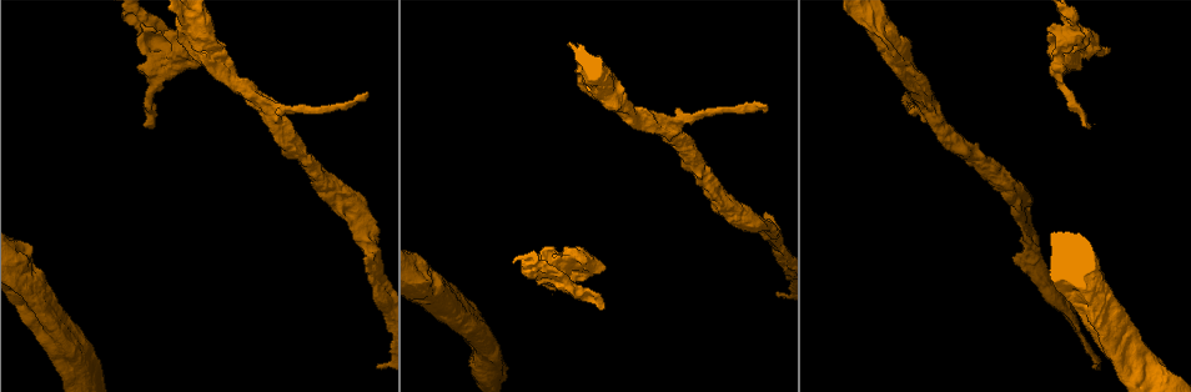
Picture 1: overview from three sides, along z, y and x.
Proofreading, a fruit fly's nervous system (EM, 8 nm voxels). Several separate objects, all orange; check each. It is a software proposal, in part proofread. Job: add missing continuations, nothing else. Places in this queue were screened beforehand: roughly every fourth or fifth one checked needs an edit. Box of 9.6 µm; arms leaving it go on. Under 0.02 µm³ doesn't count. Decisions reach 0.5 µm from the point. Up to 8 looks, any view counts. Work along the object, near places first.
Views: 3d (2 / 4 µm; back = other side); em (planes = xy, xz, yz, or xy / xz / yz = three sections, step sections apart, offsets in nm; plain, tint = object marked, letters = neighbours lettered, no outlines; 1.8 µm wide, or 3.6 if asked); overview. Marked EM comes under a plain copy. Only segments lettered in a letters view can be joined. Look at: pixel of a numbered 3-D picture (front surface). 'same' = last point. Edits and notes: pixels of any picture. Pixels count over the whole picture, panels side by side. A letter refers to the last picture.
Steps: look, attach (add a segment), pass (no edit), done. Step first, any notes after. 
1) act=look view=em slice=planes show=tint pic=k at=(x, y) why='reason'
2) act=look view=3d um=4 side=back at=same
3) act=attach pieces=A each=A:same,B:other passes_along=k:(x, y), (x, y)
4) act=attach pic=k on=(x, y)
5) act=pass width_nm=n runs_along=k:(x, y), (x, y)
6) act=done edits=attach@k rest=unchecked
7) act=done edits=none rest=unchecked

act=look view=em slice=xy step=16 show=tint pic=1 at=(377, 367) why='free end'

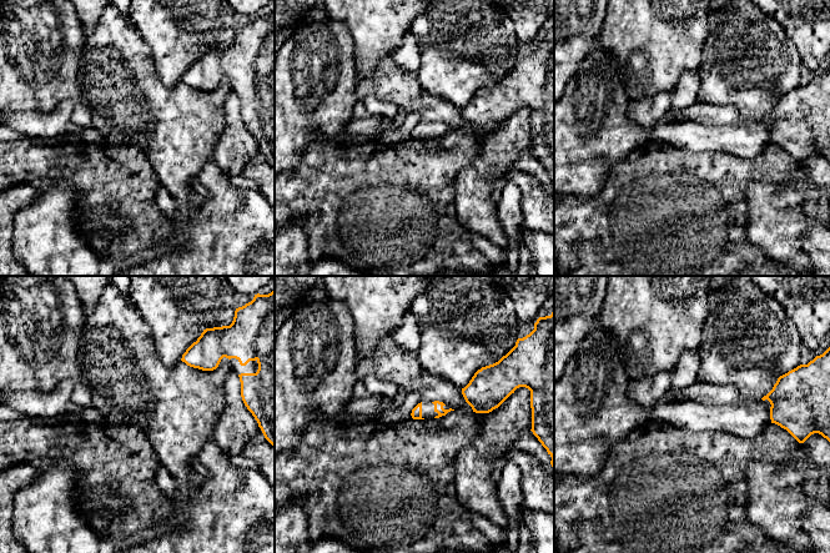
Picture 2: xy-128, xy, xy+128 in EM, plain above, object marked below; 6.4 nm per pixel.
act=look view=em slice=planes show=letters at=same

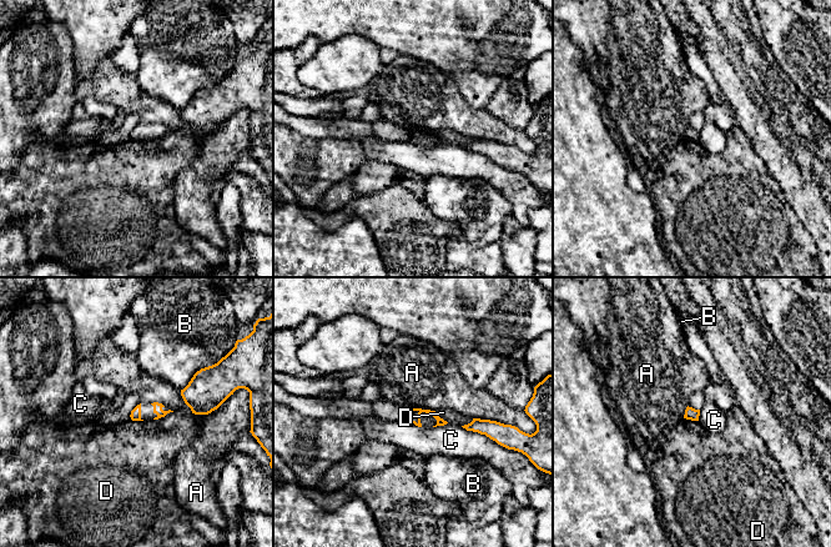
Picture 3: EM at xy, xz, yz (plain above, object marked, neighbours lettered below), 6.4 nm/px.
act=pass each=A:other,B:other,C:other,D:other found='no lettered segment goes on from it'

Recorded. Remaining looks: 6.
act=look view=em slice=planes show=letters pic=1 at=(768, 107) why='tapers out'

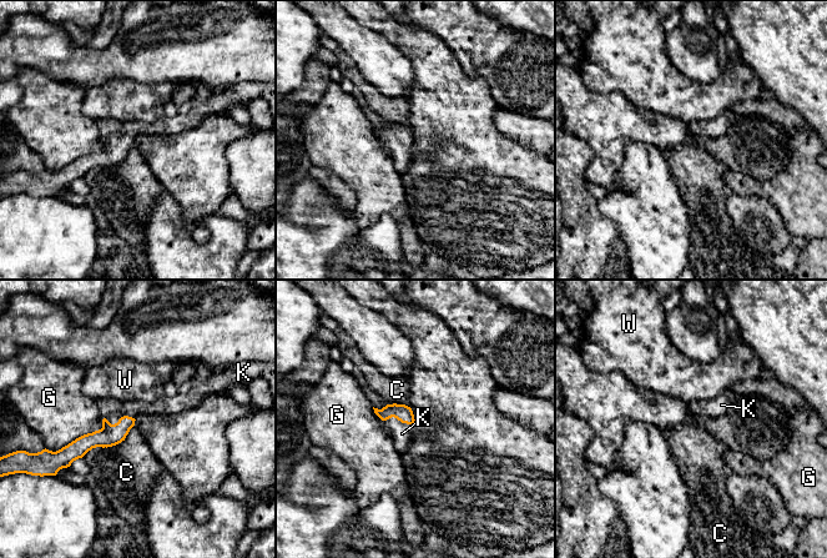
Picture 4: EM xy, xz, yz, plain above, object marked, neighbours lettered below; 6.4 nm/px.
act=attach pieces=K each=C:other,G:other,K:same,W:other passes_along=4:(110, 435), (119, 420), (132, 408) found='it goes on there'

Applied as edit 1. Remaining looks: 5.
act=look view=overview why='see it whole again'

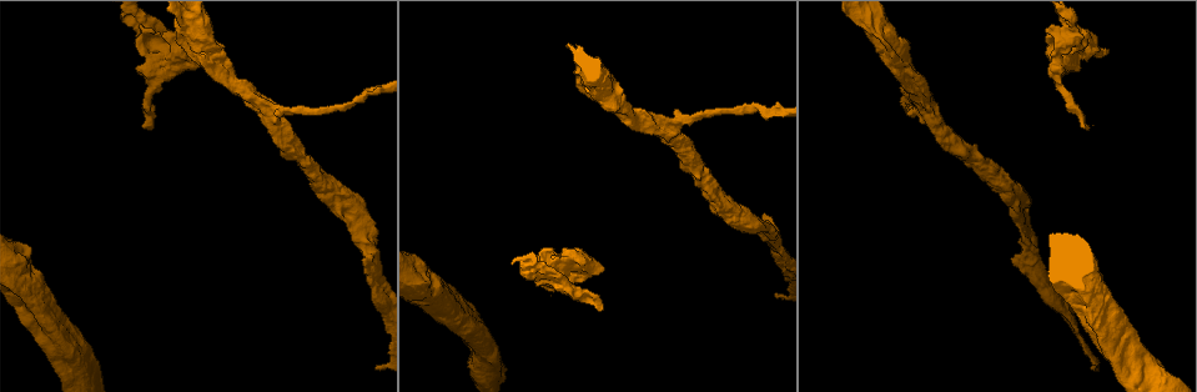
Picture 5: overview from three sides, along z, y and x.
act=look view=em slice=planes show=tint pic=5 at=(1109, 51) why='free end'

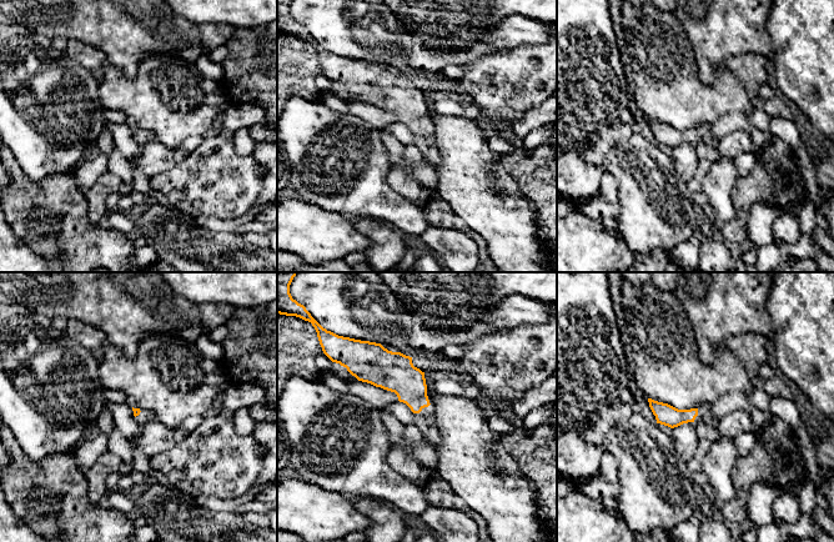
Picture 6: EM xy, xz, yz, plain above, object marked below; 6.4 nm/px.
act=look view=em slice=planes show=letters at=same

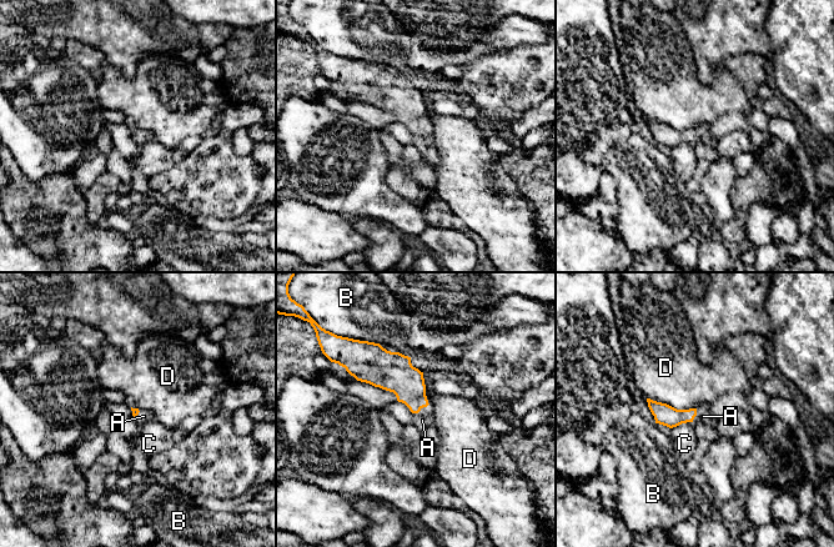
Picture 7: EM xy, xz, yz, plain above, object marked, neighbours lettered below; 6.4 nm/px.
act=attach pieces=A each=A:same,B:other,C:other,D:other passes_along=7:(407, 382), (420, 410), (422, 420) found='the neuron continues'

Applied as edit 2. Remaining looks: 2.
act=done edits=attach@4,attach@7 rest=unchecked

